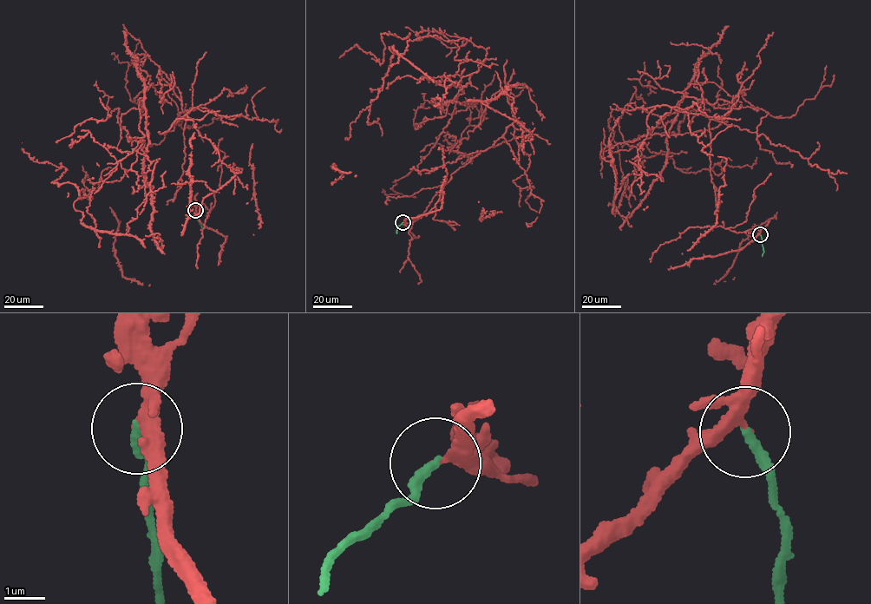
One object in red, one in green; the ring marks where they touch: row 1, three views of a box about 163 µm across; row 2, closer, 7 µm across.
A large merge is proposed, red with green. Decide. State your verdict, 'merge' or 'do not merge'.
do not merge

